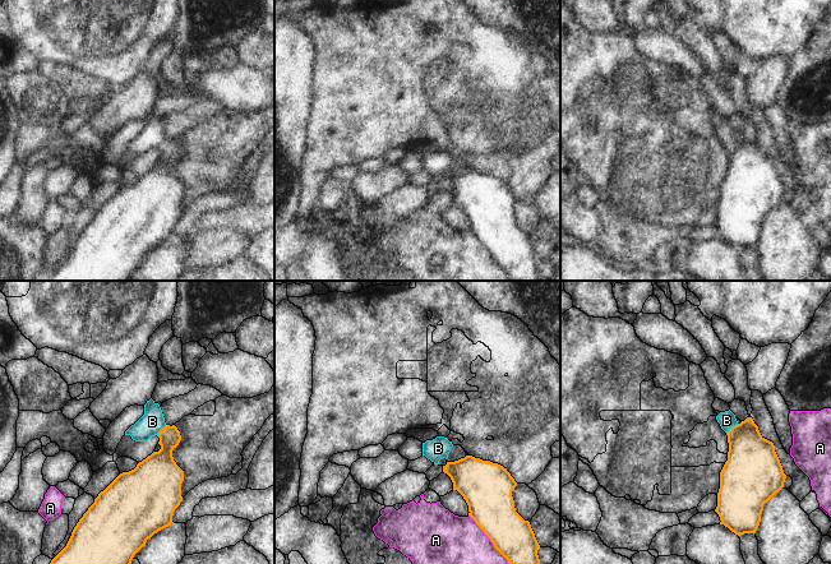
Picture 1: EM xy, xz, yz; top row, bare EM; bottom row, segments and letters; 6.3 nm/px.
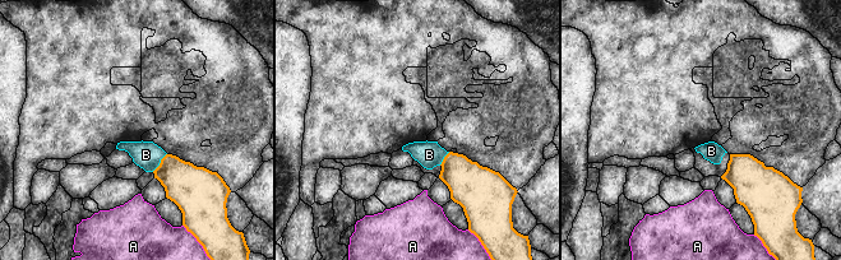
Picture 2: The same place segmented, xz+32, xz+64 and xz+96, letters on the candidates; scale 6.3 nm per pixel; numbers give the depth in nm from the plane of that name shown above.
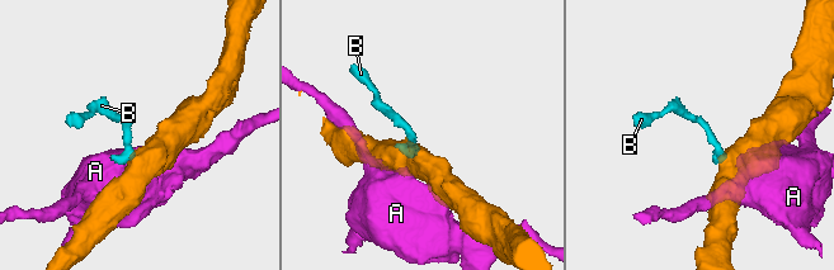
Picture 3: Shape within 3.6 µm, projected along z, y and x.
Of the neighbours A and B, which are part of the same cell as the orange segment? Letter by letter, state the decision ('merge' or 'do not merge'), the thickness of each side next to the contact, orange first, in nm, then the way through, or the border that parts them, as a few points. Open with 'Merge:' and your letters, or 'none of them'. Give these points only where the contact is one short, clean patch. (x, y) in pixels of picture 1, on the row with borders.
Merge: B
A: do not merge | 280/300 nm
B: merge | 320/110 nm | across yz (752, 461), (746, 442), (732, 428), (726, 420)

